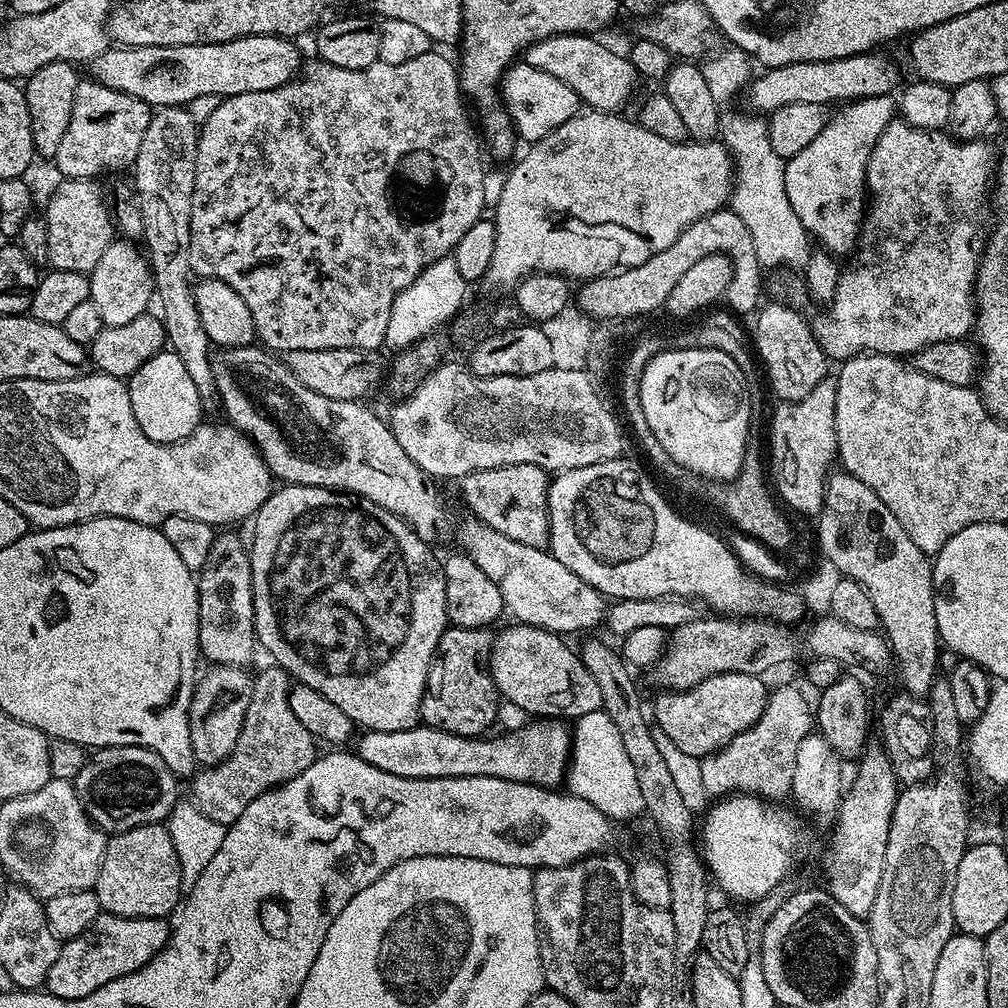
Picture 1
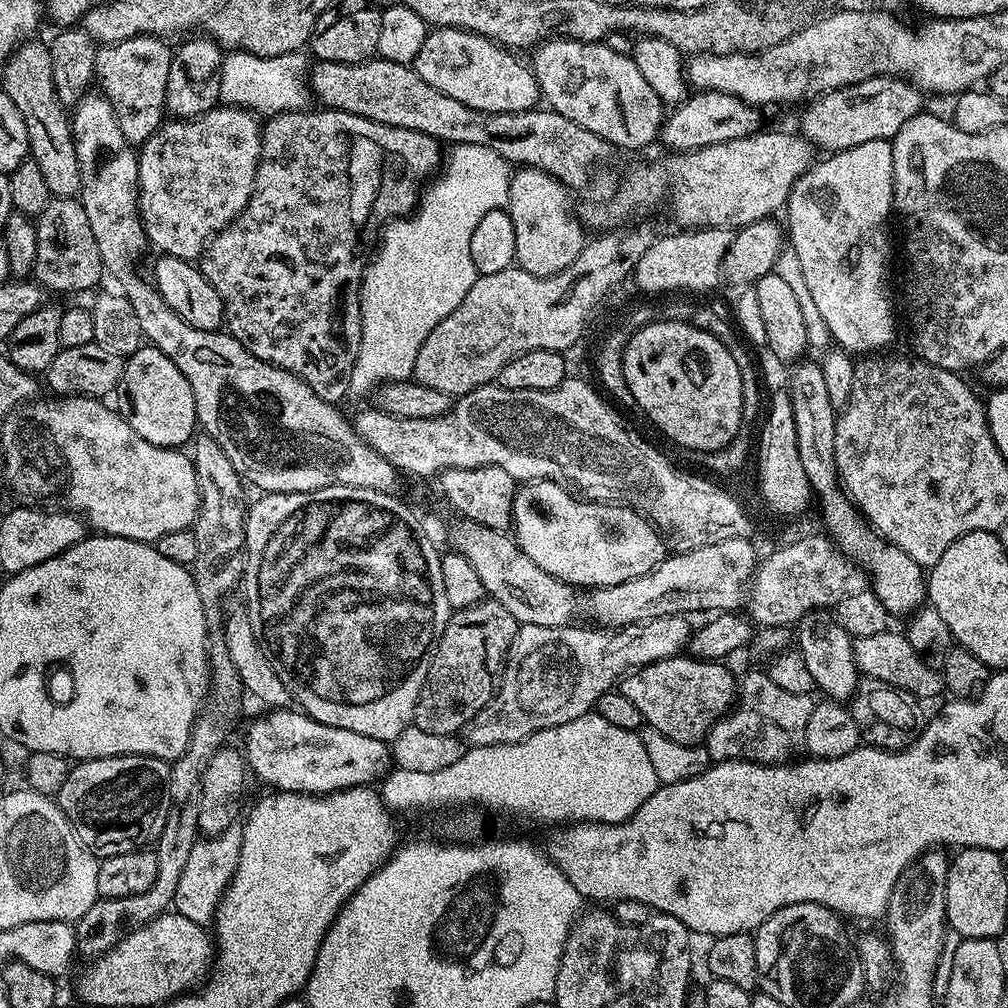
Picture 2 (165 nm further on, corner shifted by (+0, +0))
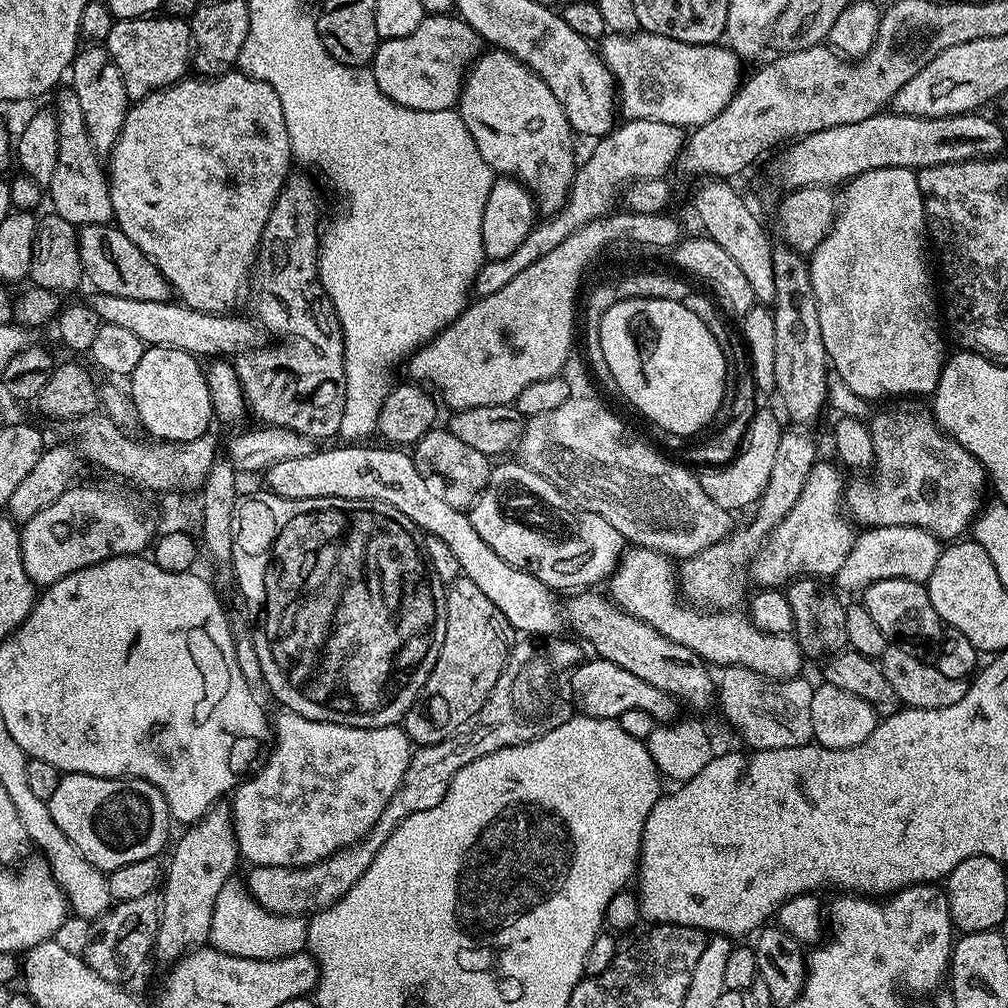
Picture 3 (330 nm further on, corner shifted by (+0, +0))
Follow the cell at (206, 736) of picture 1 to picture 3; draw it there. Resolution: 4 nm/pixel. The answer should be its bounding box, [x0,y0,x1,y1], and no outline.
[155,802,238,962]

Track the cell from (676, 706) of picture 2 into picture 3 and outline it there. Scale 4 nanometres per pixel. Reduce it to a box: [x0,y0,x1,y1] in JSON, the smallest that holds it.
[571,658,678,722]

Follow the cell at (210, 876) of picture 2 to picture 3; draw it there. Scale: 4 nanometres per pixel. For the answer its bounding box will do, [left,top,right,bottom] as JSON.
[208,883,308,960]

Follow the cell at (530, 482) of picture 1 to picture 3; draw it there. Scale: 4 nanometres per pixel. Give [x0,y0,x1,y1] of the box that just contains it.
[410,426,494,510]

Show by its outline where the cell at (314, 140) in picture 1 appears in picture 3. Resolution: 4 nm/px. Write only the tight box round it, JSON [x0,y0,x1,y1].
[234,175,346,442]

